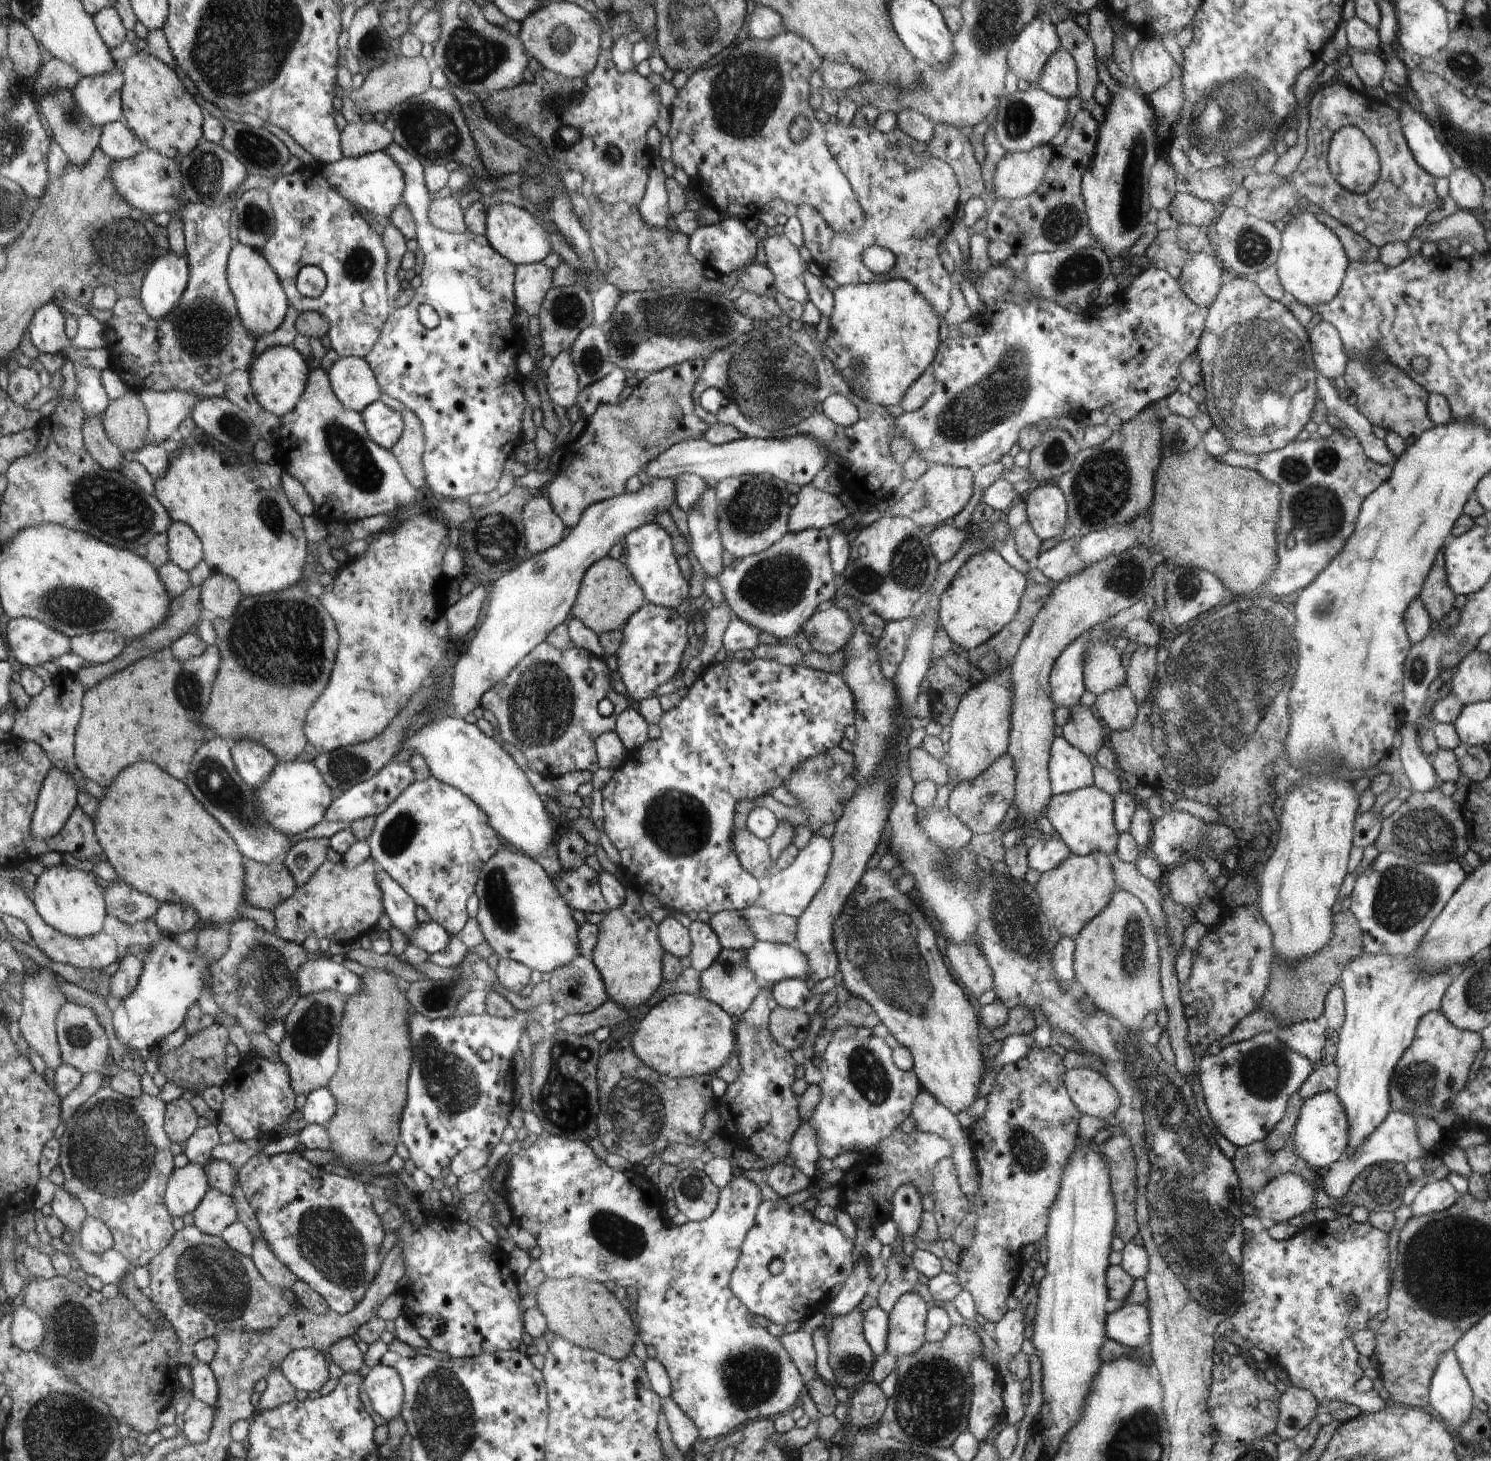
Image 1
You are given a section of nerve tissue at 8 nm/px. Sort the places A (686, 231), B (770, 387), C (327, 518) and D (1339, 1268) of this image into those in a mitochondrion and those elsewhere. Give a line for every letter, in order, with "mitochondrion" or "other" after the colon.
A: other
B: mitochondrion
C: other
D: other

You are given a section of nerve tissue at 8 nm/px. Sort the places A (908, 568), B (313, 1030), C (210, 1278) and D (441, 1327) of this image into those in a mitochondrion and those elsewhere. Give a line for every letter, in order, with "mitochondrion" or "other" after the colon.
A: mitochondrion
B: mitochondrion
C: mitochondrion
D: mitochondrion

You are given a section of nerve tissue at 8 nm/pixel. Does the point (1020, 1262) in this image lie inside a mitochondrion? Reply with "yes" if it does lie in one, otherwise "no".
no

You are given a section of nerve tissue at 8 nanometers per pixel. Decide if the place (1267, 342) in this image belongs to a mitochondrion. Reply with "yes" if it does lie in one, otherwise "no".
yes

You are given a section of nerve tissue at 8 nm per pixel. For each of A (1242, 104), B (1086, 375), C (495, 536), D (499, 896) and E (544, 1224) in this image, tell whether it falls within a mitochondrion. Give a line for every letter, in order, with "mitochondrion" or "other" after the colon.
A: mitochondrion
B: other
C: mitochondrion
D: mitochondrion
E: other

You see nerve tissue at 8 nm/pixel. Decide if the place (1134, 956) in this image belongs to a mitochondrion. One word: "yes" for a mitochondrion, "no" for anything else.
yes

